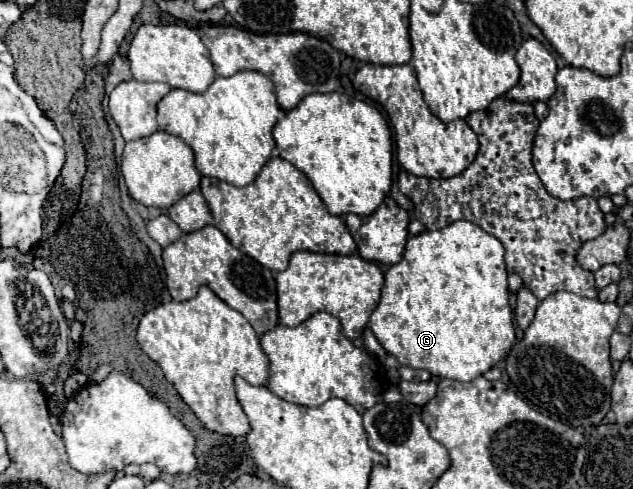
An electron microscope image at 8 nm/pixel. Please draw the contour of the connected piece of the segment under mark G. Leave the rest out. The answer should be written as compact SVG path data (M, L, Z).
M466 220L452 222L442 230L426 230L418 236L410 236L404 258L386 272L382 300L370 316L370 330L384 350L396 356L404 366L422 368L436 378L458 382L470 382L482 376L506 358L516 342L502 244L480 226Z

